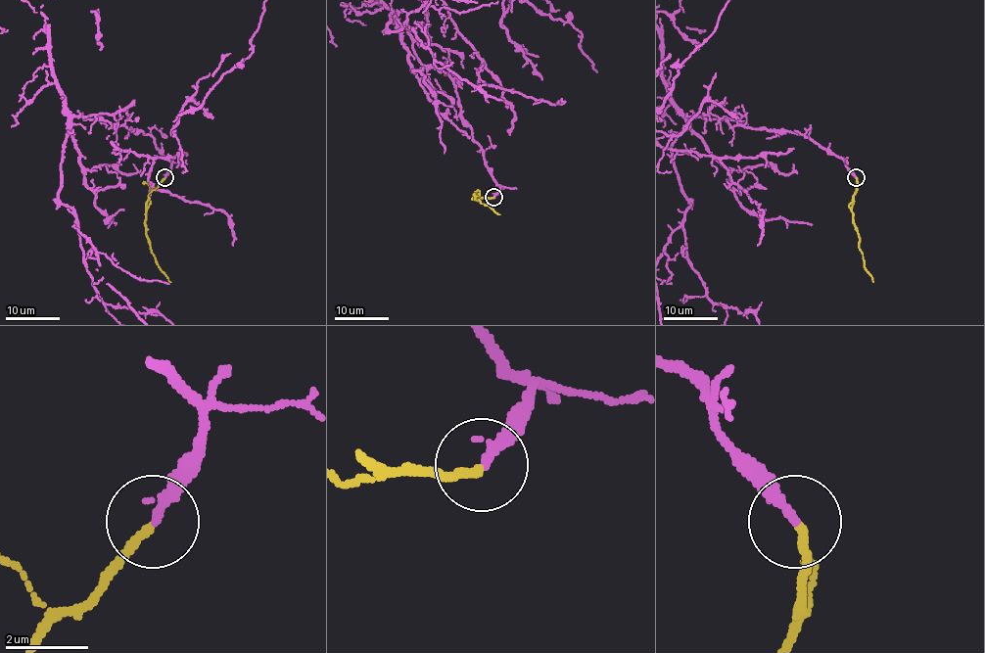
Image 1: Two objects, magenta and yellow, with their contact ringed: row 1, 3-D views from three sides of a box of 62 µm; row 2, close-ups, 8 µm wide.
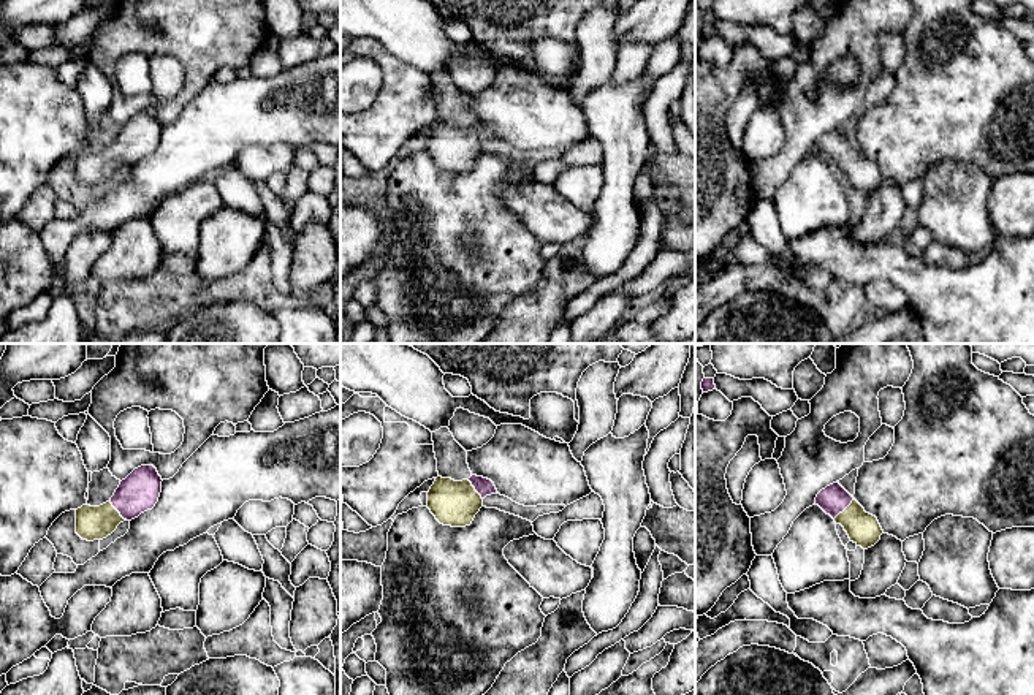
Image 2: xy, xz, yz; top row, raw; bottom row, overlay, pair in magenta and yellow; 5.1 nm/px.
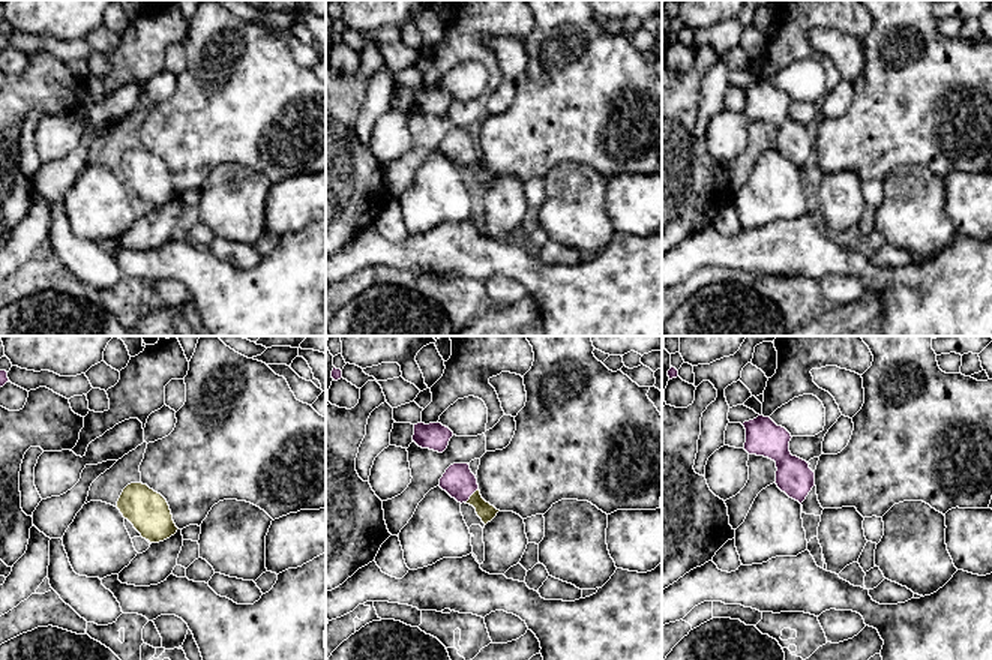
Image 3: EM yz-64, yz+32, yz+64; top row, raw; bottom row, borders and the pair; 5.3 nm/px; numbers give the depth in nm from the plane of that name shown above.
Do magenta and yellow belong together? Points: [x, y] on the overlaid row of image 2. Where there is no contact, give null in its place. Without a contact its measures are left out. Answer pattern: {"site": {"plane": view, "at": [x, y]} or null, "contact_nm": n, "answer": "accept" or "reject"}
{"site": {"plane": "yz", "at": [843, 510]}, "contact_nm": 150, "answer": "accept"}

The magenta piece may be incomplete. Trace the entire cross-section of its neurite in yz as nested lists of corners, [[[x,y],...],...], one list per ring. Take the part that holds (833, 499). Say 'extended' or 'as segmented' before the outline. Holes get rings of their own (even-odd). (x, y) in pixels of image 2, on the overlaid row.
extended; [[[838,481],[817,494],[815,505],[841,524],[850,541],[863,549],[874,546],[884,534],[877,518],[866,513]]]

